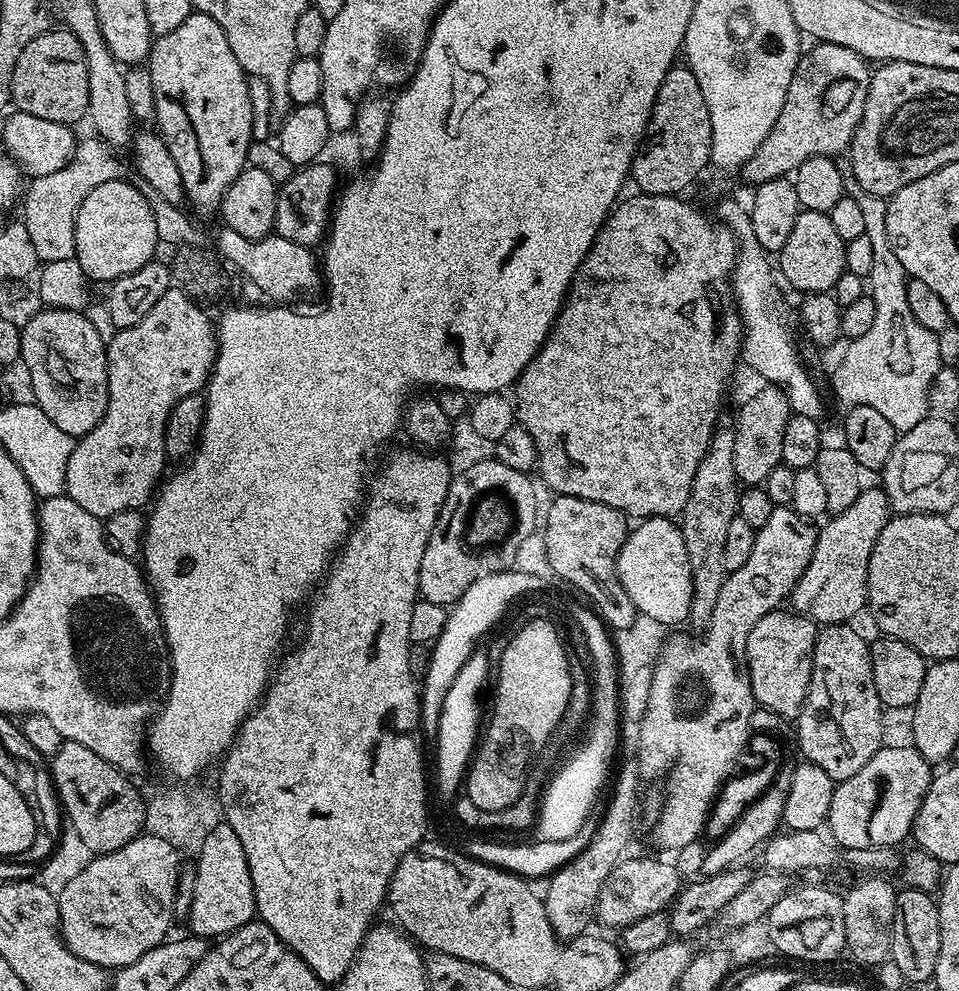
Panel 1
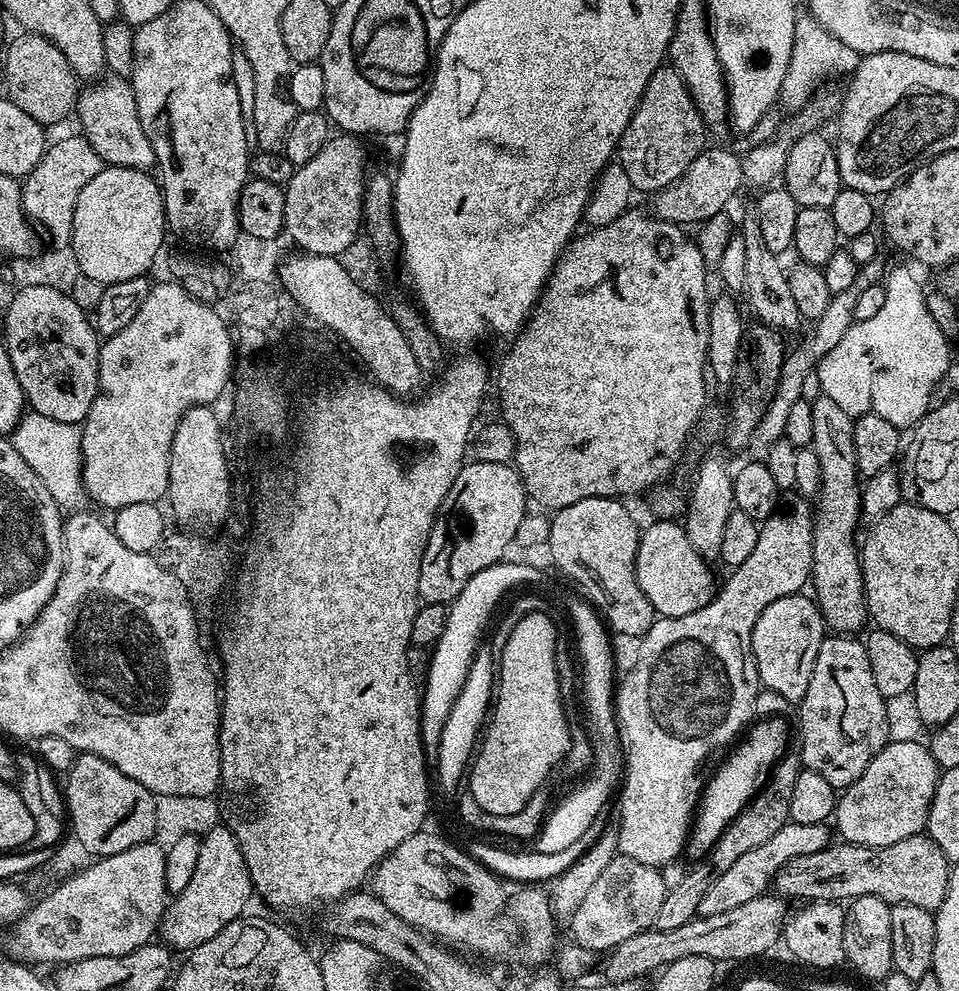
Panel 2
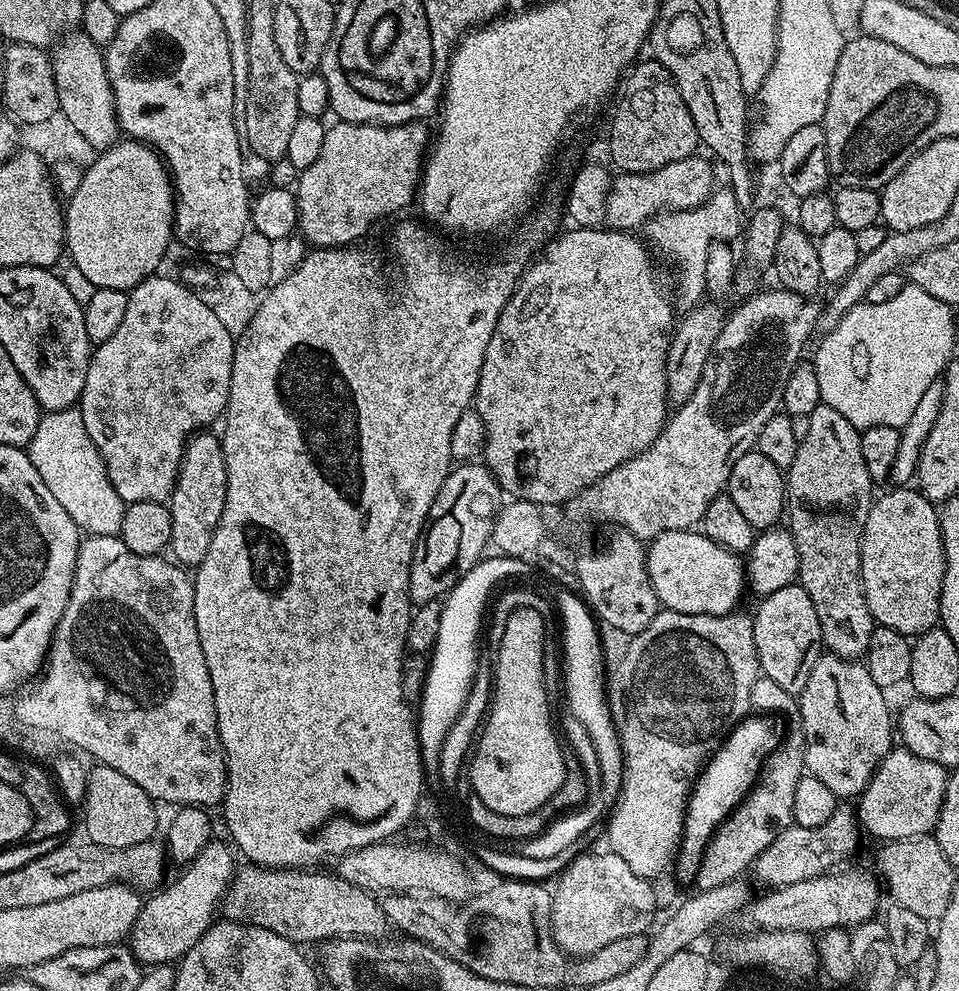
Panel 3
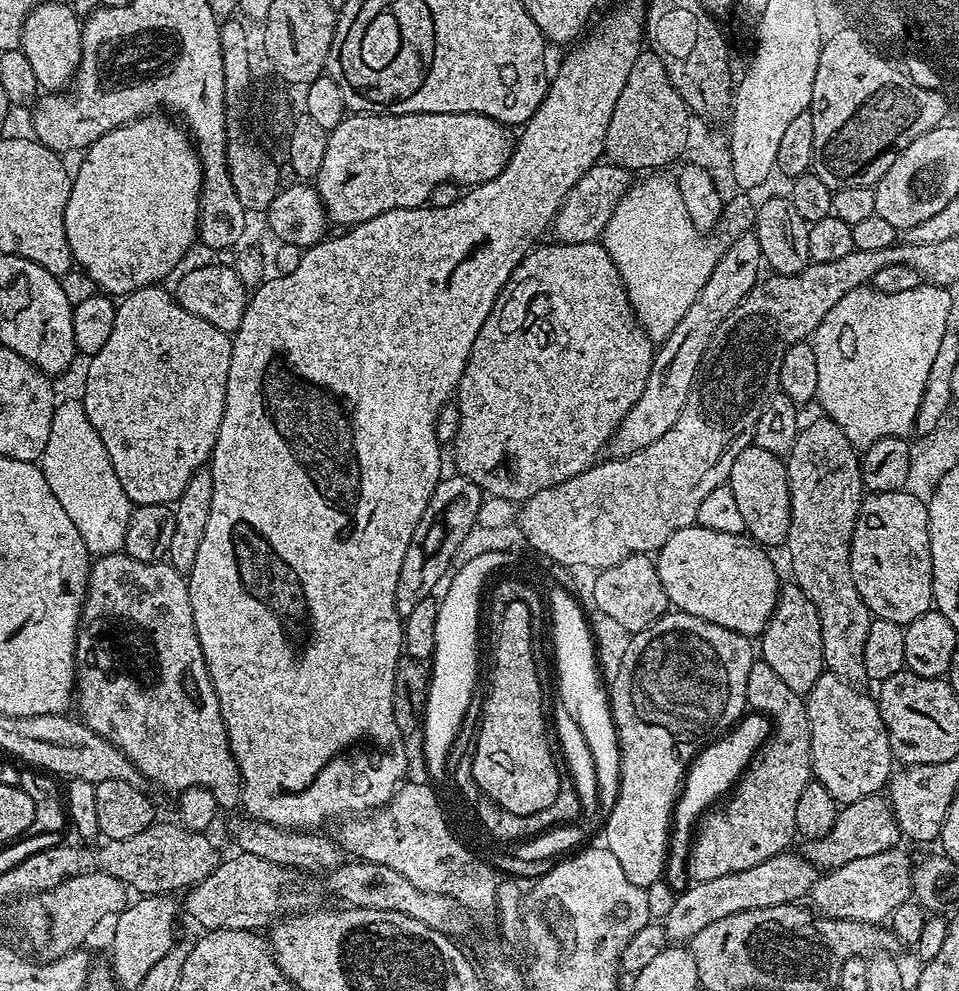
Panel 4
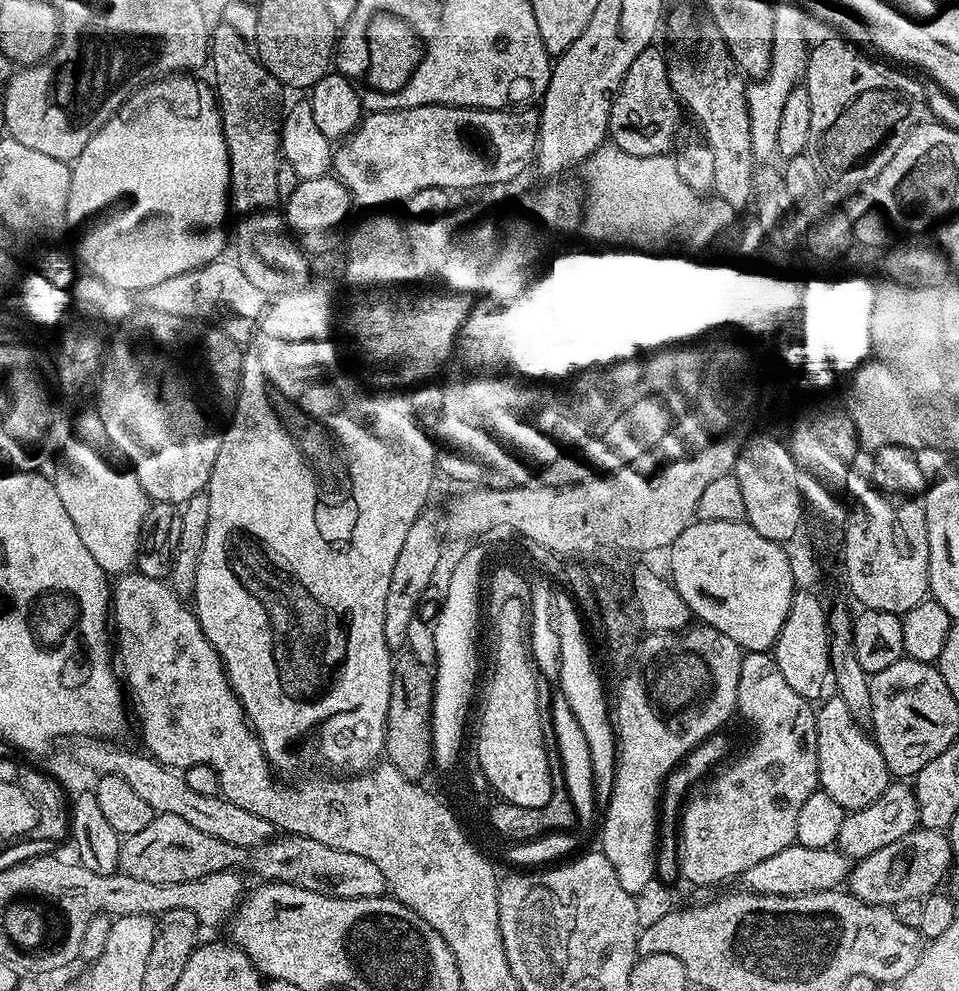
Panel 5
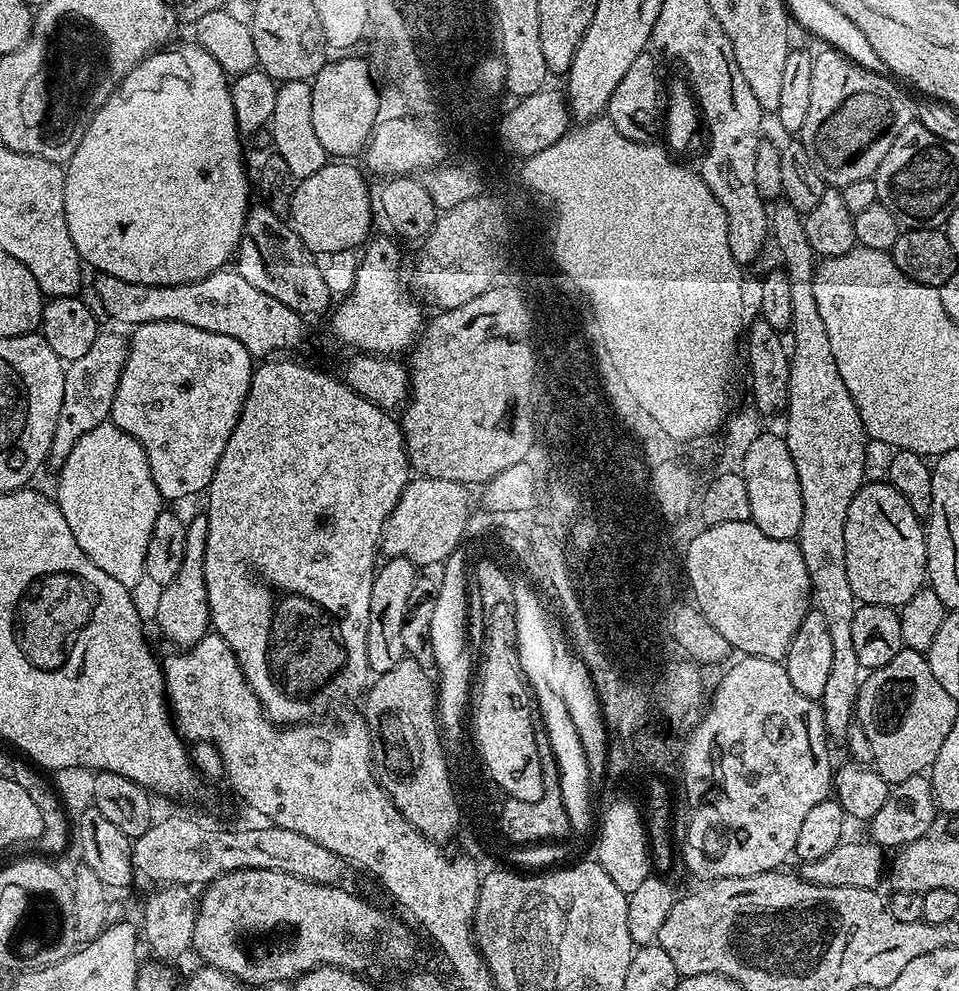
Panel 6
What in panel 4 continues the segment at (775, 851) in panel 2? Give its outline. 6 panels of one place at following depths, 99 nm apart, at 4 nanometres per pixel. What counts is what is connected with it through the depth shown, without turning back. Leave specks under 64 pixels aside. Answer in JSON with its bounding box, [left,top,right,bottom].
[802,795,902,870]

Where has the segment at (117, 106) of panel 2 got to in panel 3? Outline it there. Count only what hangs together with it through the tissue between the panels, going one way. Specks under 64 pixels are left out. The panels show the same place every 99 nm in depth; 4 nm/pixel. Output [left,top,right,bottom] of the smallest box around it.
[50,31,121,149]

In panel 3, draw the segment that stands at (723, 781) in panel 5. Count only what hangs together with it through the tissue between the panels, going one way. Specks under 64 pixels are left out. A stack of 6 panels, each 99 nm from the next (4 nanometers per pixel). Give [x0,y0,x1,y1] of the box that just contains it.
[695,674,806,892]

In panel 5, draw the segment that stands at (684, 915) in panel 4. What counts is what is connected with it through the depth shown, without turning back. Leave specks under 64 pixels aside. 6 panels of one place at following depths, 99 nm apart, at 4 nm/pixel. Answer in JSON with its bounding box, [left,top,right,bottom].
[742,843,853,896]

